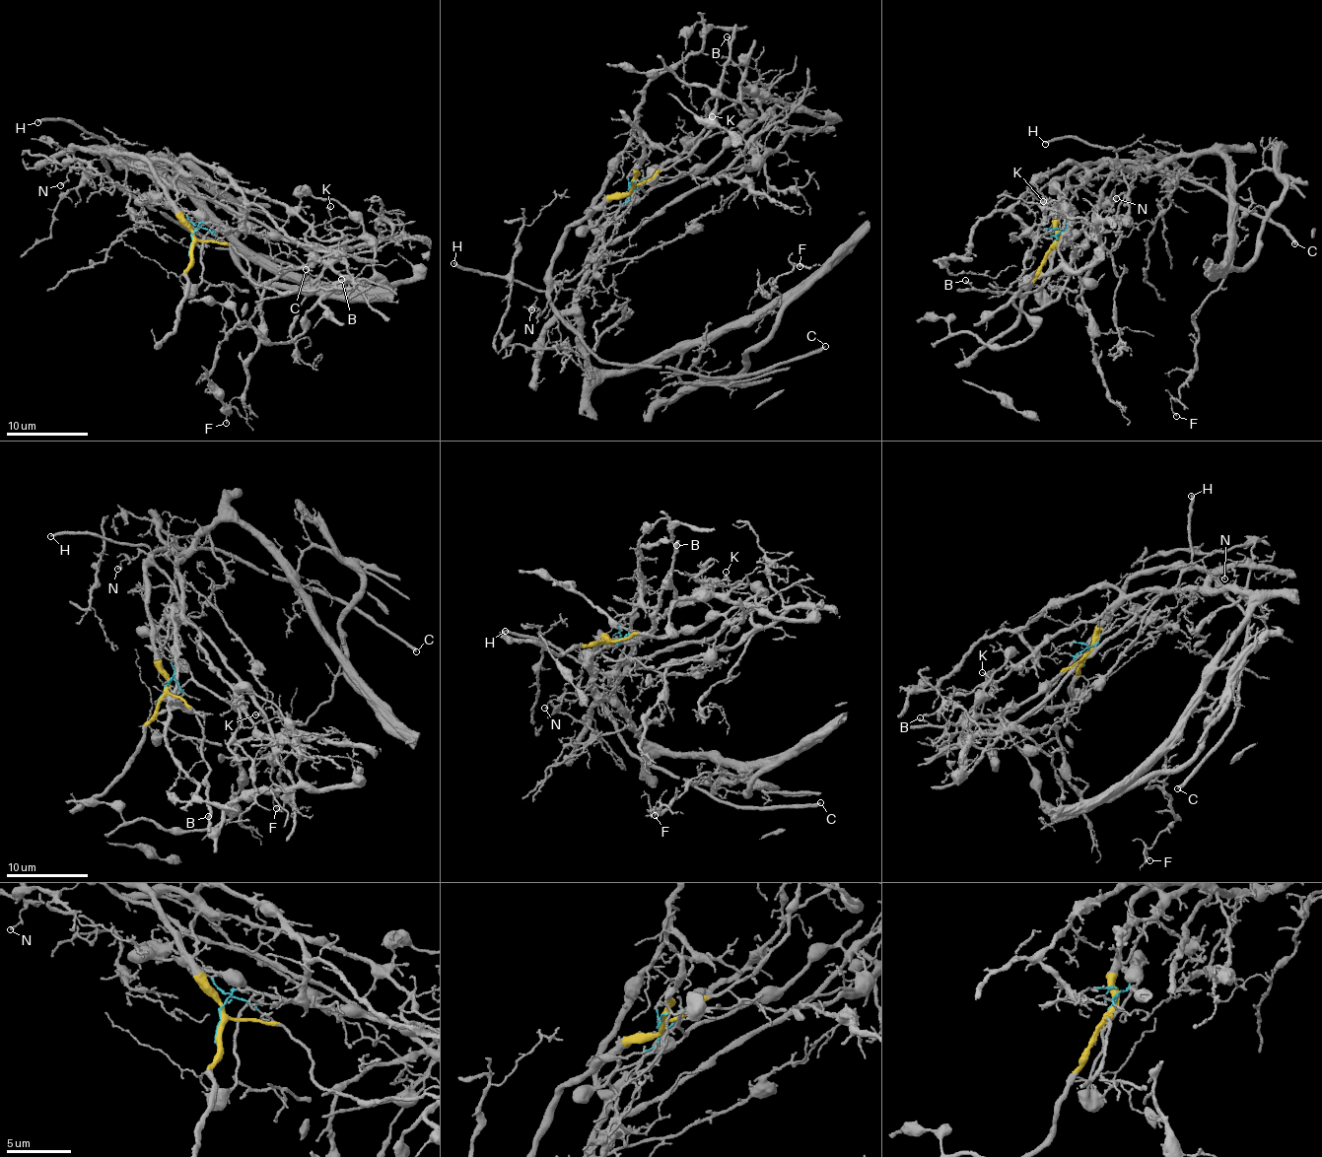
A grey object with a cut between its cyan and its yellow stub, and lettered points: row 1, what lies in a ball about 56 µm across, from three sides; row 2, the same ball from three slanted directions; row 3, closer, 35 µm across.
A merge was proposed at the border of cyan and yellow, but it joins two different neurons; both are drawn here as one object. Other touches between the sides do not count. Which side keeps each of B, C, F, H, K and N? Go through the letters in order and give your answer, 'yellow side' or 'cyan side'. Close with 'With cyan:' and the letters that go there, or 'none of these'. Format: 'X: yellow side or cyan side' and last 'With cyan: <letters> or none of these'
B: yellow side
C: yellow side
F: cyan side
H: yellow side
K: cyan side
N: yellow side
With cyan: F, K

